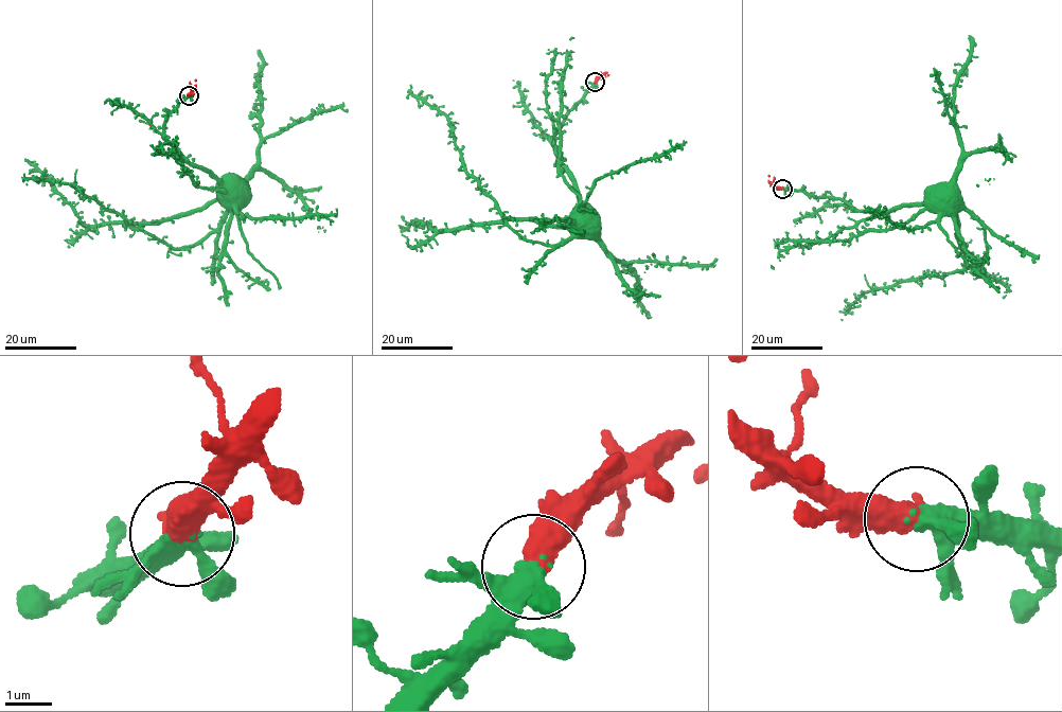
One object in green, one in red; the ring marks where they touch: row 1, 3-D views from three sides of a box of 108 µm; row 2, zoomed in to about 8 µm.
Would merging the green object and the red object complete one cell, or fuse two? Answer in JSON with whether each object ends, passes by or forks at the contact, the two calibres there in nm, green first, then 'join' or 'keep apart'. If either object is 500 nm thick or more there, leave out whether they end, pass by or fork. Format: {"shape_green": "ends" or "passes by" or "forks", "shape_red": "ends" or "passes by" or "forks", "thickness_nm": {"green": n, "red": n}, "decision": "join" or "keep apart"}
{"thickness_nm": {"green": 320, "red": 600}, "decision": "join"}

